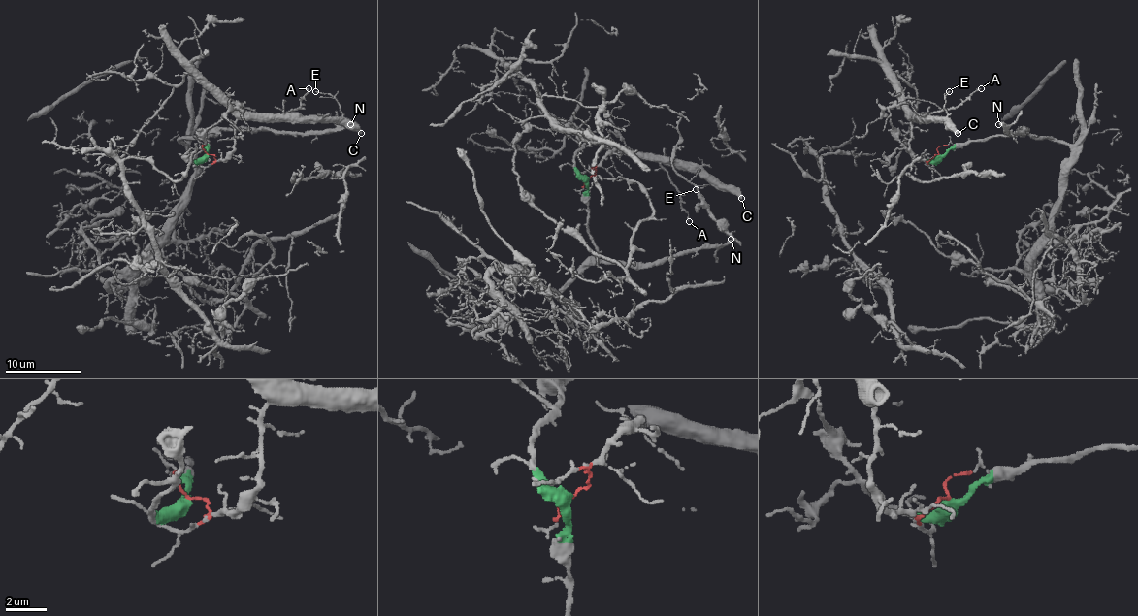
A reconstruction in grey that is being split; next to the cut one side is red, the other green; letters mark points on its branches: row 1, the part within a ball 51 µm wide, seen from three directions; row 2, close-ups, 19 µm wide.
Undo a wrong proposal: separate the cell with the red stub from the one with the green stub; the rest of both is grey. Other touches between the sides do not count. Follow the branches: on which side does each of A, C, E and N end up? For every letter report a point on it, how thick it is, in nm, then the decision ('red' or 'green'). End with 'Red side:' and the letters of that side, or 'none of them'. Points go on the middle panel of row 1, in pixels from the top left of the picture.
A: (689, 221) | 130 nm | red
C: (741, 198) | 380 nm | red
E: (696, 189) | 140 nm | red
N: (731, 239) | 340 nm | green
Red side: A, C, E

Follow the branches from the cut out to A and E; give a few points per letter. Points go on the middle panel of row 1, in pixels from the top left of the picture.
A: (588, 179), (615, 148), (619, 152), (643, 152), (665, 170), (690, 221)
E: (588, 179), (615, 148), (699, 164), (720, 185), (695, 189)

